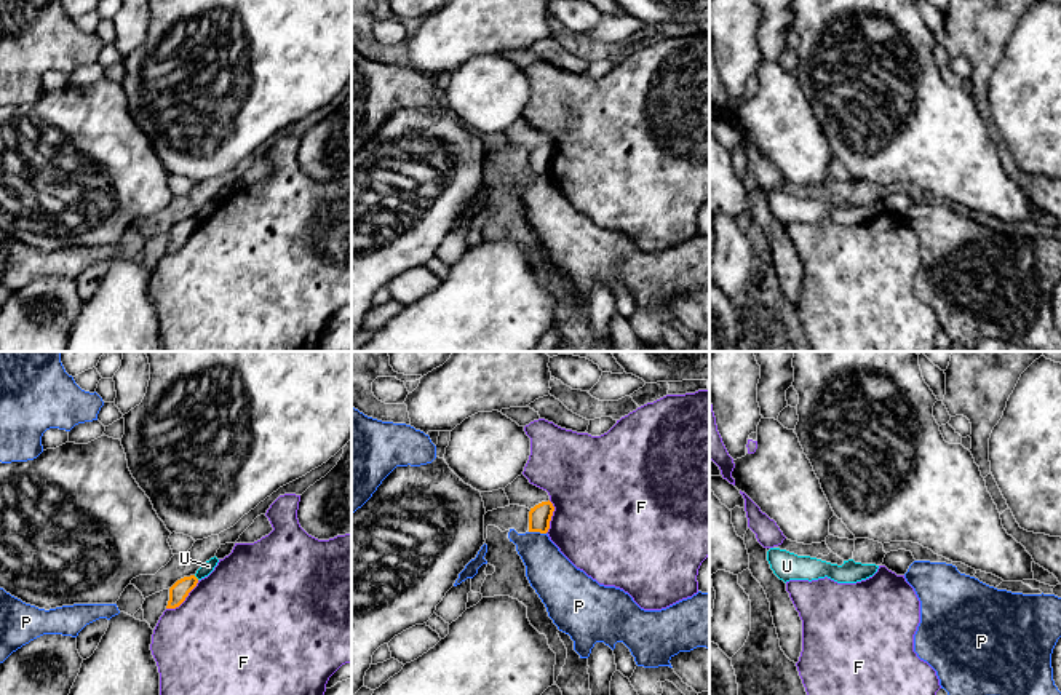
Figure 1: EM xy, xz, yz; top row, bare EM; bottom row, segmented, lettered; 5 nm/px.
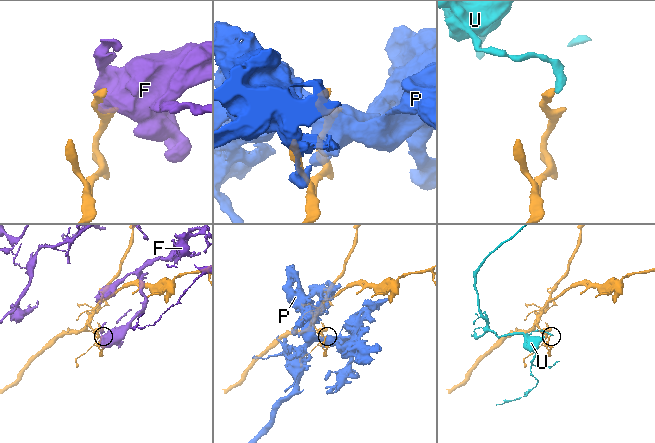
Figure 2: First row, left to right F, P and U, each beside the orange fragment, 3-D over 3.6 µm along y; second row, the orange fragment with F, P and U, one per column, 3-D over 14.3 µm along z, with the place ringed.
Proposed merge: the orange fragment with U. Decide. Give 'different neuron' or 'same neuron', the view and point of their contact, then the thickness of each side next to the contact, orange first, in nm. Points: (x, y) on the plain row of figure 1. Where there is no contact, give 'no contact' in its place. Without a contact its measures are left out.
different neuron | xy (195, 219) | 90/60 nm

